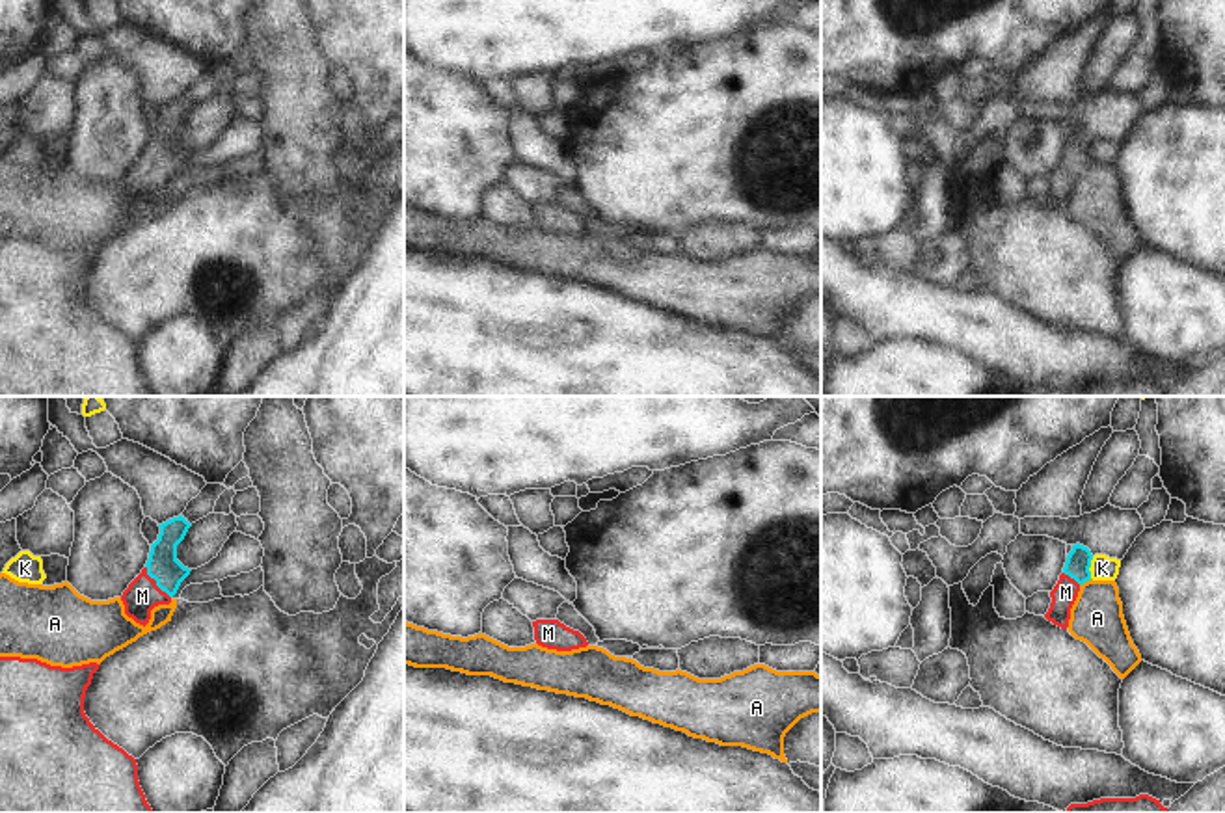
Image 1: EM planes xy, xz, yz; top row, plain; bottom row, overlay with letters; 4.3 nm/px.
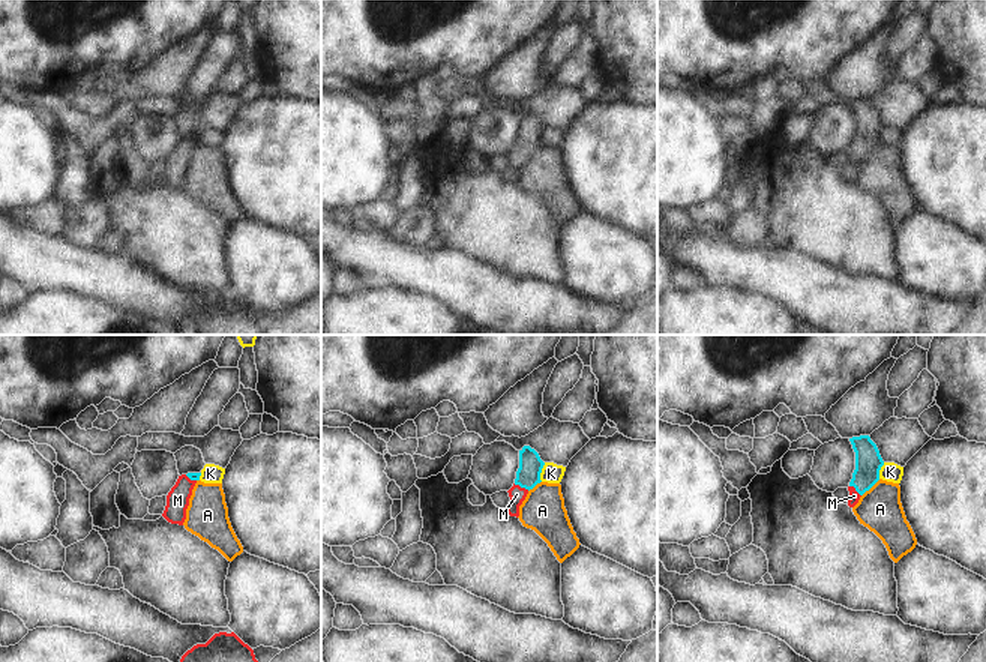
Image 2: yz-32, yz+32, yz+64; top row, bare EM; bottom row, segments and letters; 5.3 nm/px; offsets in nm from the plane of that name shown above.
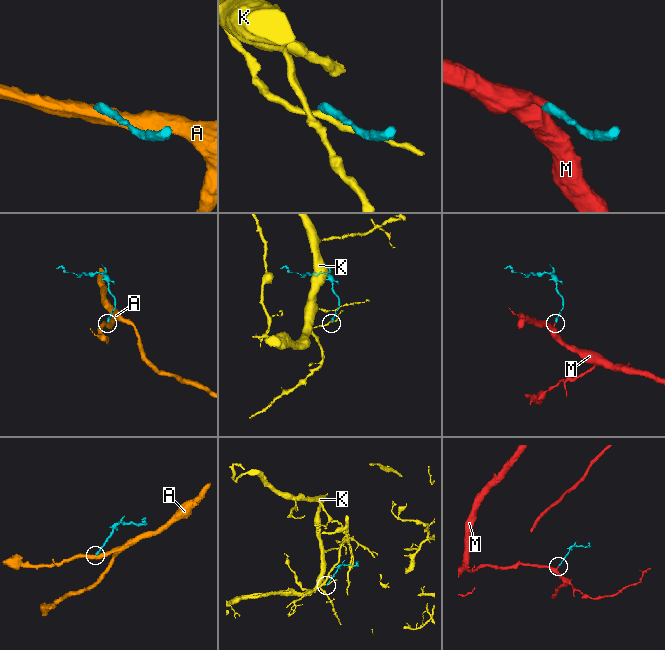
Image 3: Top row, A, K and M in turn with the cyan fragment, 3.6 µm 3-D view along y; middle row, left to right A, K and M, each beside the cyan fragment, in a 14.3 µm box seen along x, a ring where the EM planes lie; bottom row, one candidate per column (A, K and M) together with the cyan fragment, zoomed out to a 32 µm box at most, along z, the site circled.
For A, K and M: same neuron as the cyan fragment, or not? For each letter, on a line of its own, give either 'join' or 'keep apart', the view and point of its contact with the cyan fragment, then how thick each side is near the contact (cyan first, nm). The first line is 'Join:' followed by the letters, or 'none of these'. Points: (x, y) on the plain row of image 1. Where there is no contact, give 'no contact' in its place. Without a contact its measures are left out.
Join: M
A: keep apart; meets cyan in yz at (1086, 164); 110 nm thick on the cyan side, 220 nm on the other
K: keep apart; meets cyan in yz at (1090, 149); 110 nm thick on the cyan side, 110 nm on the other
M: join; meets cyan in xy at (157, 166); 140 nm thick on the cyan side, 150 nm on the other

